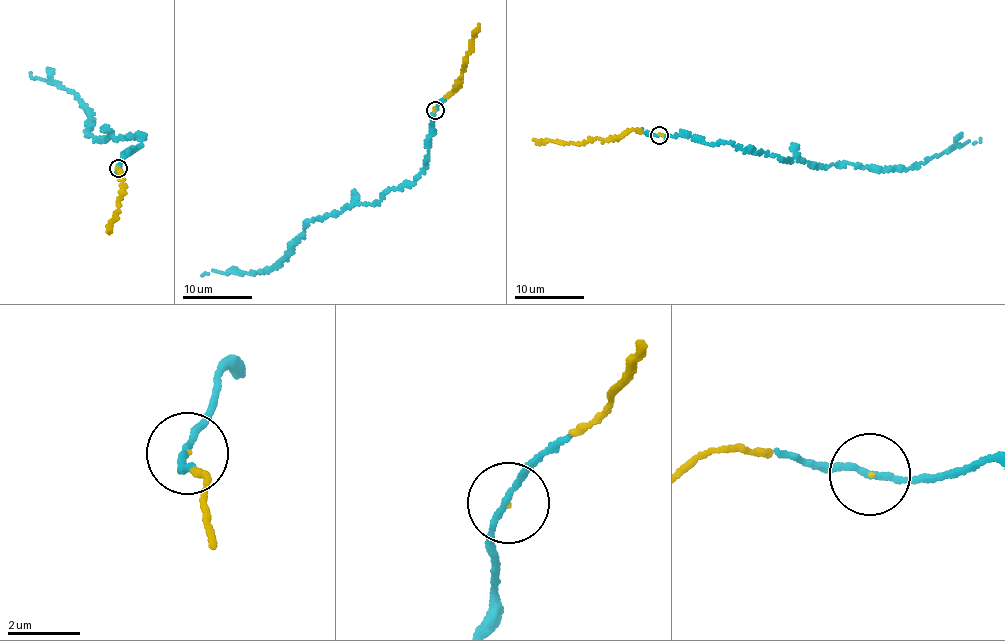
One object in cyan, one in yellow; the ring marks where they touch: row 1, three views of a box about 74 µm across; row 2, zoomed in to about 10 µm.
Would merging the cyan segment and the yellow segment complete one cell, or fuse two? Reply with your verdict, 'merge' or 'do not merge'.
merge

